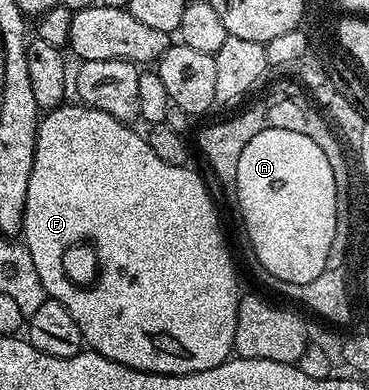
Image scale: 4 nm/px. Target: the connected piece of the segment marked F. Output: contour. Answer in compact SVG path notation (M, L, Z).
M61 104L47 111L40 119L40 126L36 129L36 151L34 152L34 168L30 172L30 188L26 188L26 212L24 213L24 229L22 231L22 241L26 248L30 248L30 257L34 260L34 268L38 268L38 280L42 280L42 288L45 295L54 300L58 300L58 304L62 304L66 308L66 312L70 312L70 316L74 316L74 324L78 324L78 332L82 332L87 349L95 350L104 358L114 360L123 366L129 366L131 370L145 370L148 374L197 374L203 370L214 368L218 364L227 362L233 357L234 351L234 324L238 320L238 304L242 297L242 289L240 290L240 282L236 279L236 266L232 263L232 254L228 251L228 246L224 243L224 234L220 231L220 218L216 215L216 206L212 203L212 198L208 195L208 186L195 174L194 171L188 170L187 165L175 166L174 164L166 164L154 154L154 150L148 143L147 137L143 133L141 135L129 123L120 122L114 116L110 116L101 110L95 110L83 104L75 104L76 106L68 106L69 104Z

